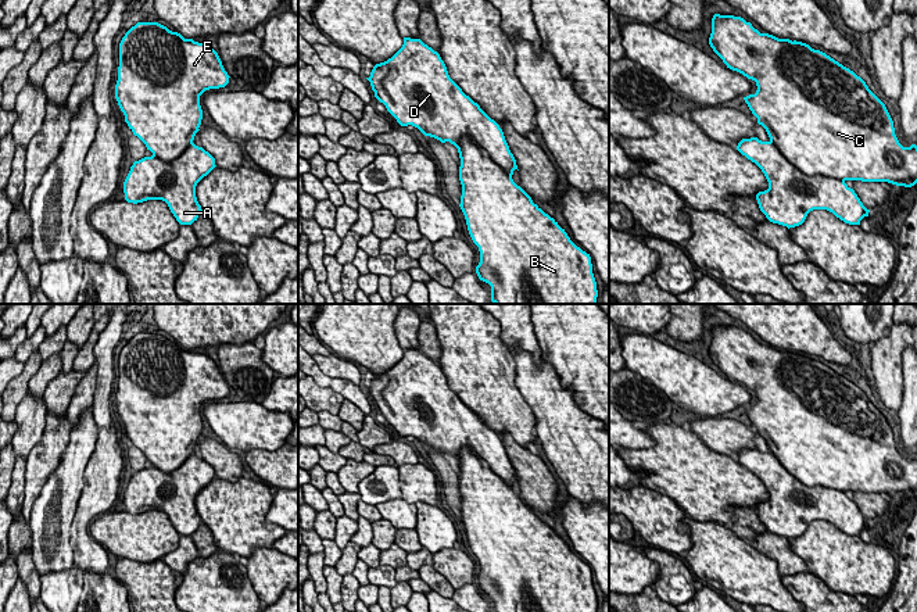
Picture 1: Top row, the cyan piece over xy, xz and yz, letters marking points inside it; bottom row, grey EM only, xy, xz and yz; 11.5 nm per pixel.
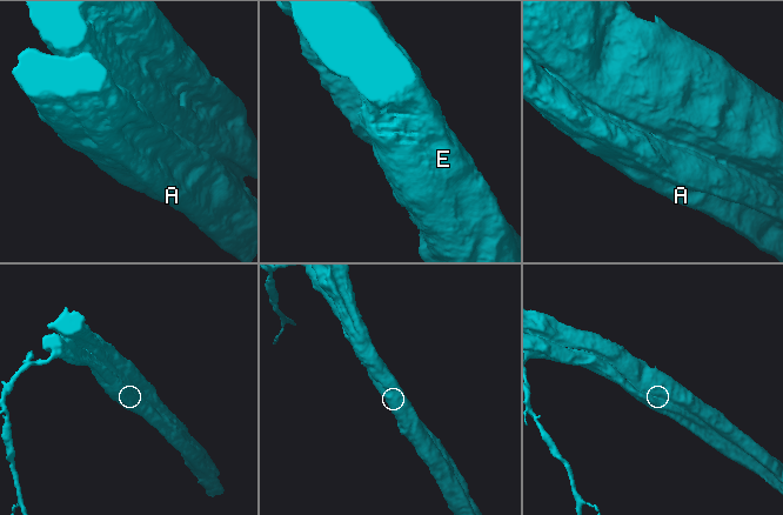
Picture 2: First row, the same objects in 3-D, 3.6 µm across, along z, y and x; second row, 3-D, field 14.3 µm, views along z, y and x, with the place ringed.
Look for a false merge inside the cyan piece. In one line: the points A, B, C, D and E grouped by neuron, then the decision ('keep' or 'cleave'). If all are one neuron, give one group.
groups A B C D E; keep

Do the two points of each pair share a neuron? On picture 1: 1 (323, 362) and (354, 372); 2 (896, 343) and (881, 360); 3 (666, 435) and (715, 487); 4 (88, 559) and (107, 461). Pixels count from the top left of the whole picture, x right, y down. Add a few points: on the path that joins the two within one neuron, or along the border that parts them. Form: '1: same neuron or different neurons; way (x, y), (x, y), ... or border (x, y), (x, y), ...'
1: same neuron; way (330, 365), (347, 371)
2: same neuron; way (892, 347), (885, 355)
3: same neuron; way (676, 447), (702, 475)
4: same neuron; way (82, 534), (82, 516), (97, 497), (100, 486)

